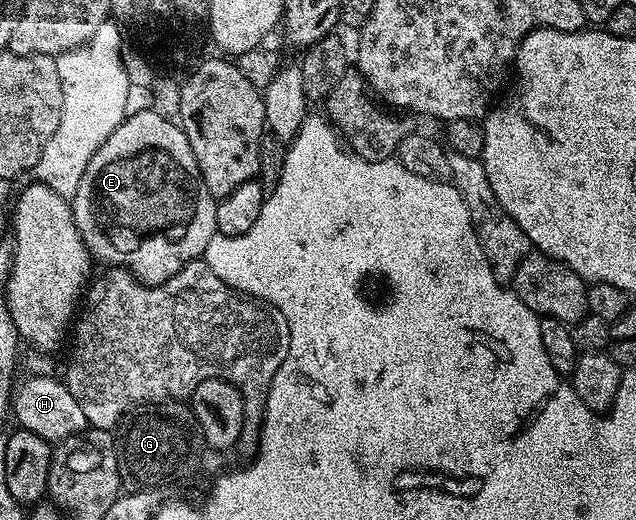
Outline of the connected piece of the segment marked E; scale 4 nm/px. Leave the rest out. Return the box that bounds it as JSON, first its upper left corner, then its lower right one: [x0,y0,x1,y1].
[71,109,217,285]

